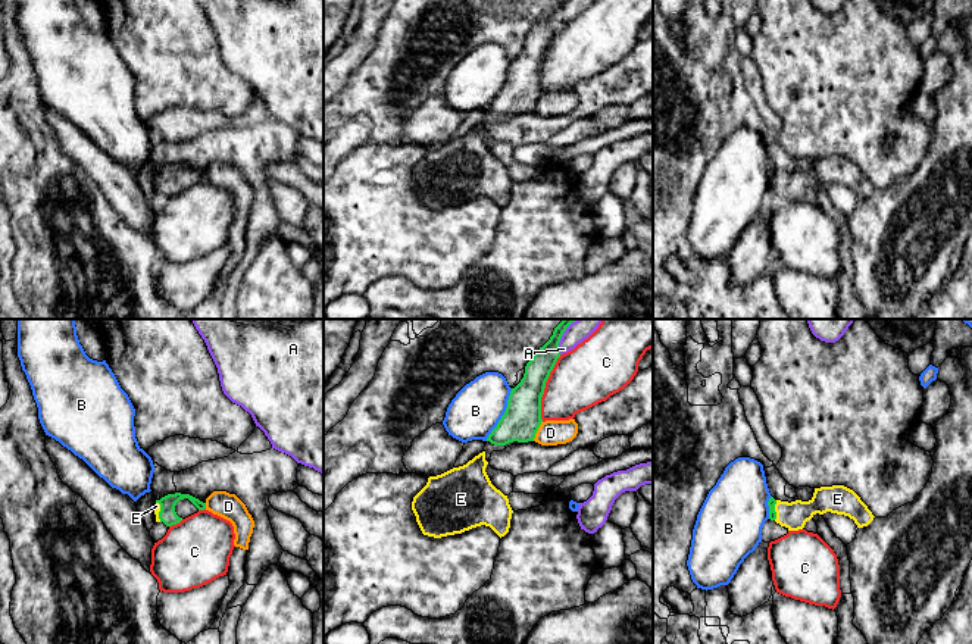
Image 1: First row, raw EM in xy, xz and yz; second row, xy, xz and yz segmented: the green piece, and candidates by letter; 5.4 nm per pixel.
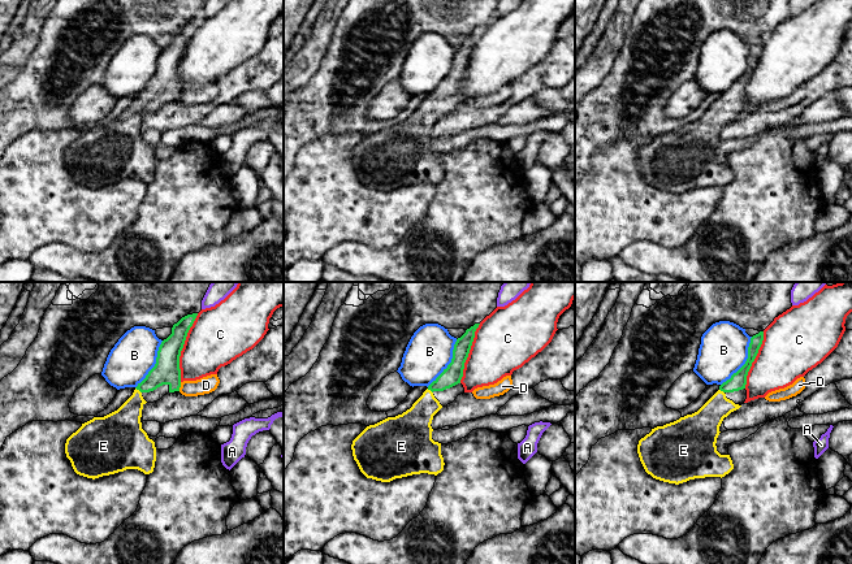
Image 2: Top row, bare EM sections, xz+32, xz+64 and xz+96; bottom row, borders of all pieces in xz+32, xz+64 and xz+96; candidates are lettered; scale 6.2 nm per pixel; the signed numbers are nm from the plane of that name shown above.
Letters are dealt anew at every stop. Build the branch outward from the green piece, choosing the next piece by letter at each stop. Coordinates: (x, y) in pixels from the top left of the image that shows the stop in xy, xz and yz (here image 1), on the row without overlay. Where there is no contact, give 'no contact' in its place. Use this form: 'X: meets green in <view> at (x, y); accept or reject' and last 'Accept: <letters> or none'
A: meets green in xz at (559, 12); reject
B: meets green in xz at (503, 86); reject
C: meets green in xz at (544, 58); reject
D: meets green in xz at (537, 100); reject
E: meets green in yz at (774, 181); accept
Accept: E

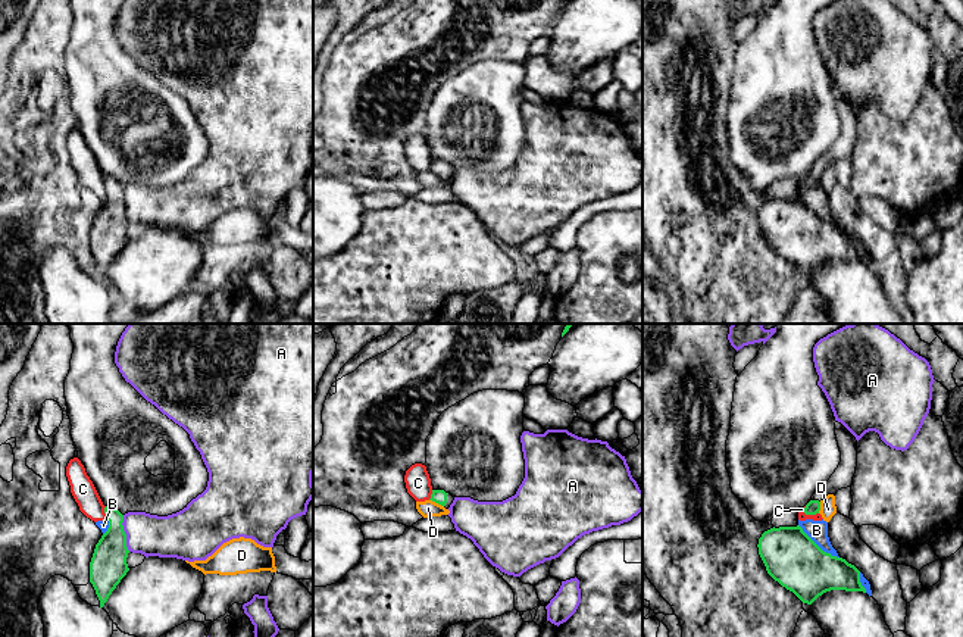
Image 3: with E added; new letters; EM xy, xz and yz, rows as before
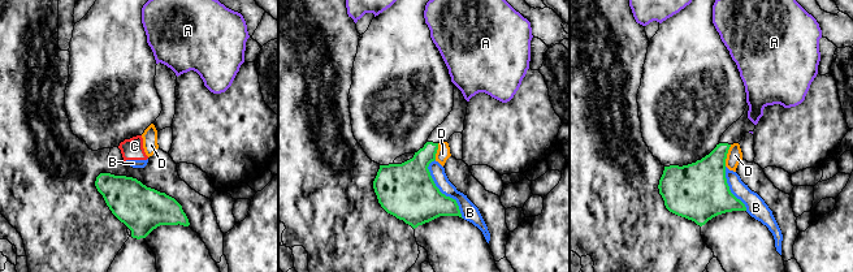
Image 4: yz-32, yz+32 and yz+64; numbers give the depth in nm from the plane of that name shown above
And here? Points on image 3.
A: meets green in xy at (124, 203); reject
B: meets green in yz at (816, 215); reject
C: meets green in yz at (809, 184); reject
D: meets green in xz at (437, 172); reject
Accept: none

